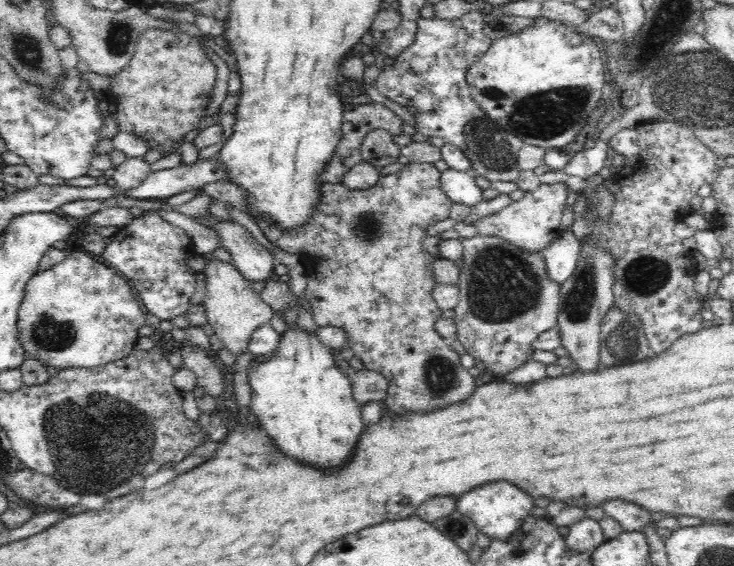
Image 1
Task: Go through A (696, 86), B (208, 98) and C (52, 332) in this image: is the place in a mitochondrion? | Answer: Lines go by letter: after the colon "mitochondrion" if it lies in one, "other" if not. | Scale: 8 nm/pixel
A: mitochondrion
B: other
C: mitochondrion

